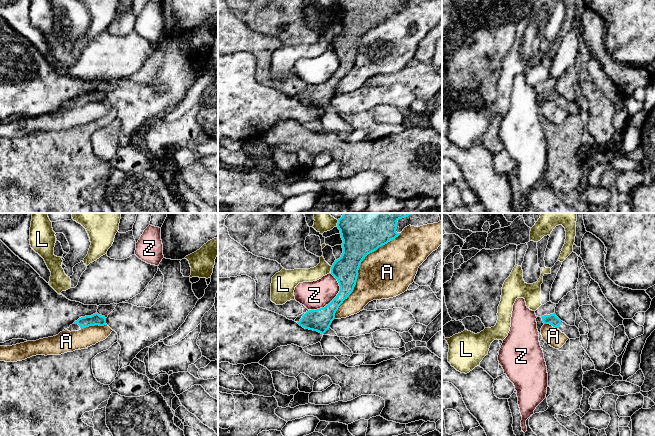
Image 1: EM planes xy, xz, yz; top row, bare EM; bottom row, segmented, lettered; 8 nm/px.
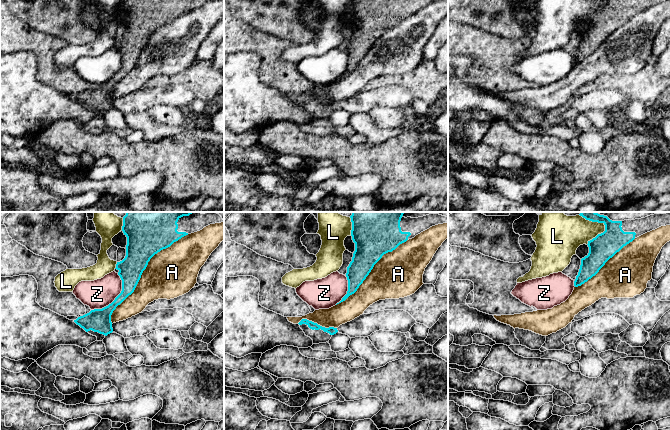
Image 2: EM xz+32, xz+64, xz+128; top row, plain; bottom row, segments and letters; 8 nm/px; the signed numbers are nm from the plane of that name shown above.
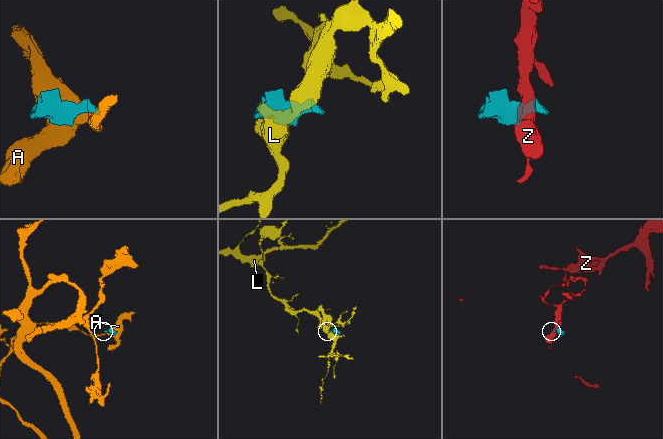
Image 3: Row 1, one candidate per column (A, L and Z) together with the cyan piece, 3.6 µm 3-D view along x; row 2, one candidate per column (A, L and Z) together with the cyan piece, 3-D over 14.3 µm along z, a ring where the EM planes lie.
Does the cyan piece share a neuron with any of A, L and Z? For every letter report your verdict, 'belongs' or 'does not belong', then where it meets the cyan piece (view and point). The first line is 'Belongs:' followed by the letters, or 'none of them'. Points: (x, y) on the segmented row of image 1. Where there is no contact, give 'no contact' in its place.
Belongs: none of them
A: does not belong; meets cyan in xz at (358, 269)
L: does not belong; meets cyan in xz at (331, 269)
Z: does not belong; meets cyan in xz at (334, 298)

